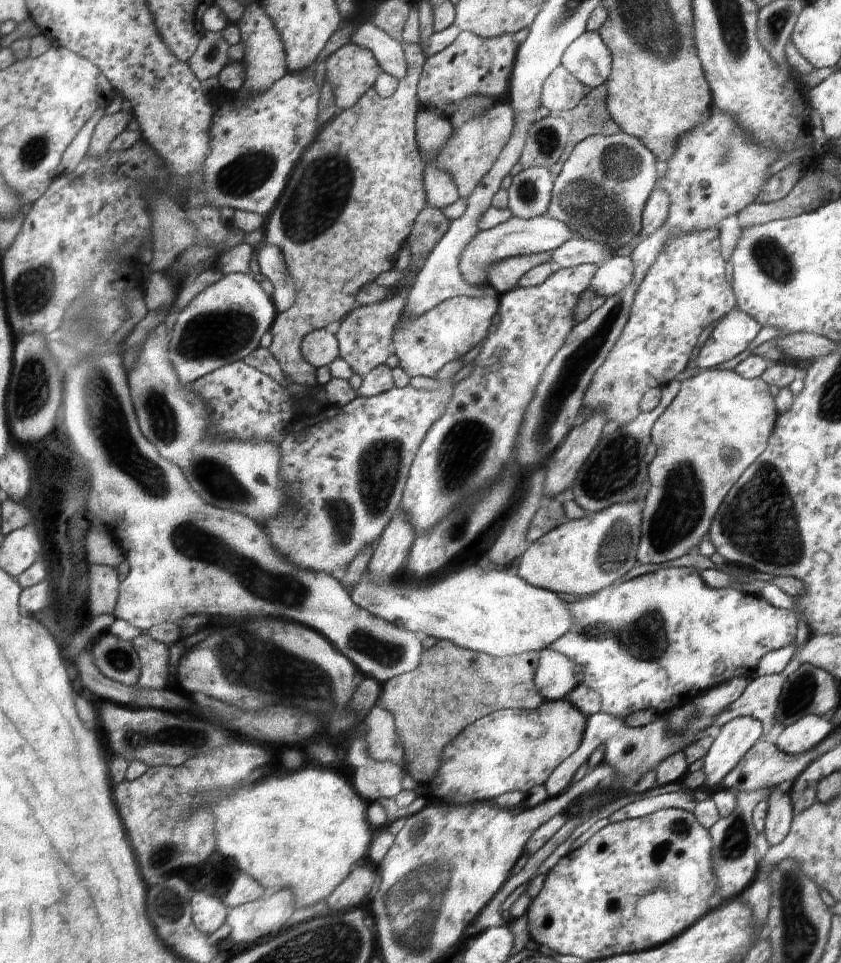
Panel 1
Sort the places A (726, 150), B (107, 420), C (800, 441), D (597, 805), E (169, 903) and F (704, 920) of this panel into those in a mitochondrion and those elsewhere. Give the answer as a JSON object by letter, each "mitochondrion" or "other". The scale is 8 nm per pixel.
{"A":"mitochondrion","B":"mitochondrion","C":"other","D":"other","E":"mitochondrion","F":"other"}

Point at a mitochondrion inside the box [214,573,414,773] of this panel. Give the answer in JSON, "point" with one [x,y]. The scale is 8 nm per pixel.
{"point":[388,653]}

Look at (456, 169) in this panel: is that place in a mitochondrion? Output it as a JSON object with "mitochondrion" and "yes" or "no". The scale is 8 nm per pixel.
{"mitochondrion":"no"}

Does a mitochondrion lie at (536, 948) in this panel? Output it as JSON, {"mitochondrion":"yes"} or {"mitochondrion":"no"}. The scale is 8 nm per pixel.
{"mitochondrion":"no"}

